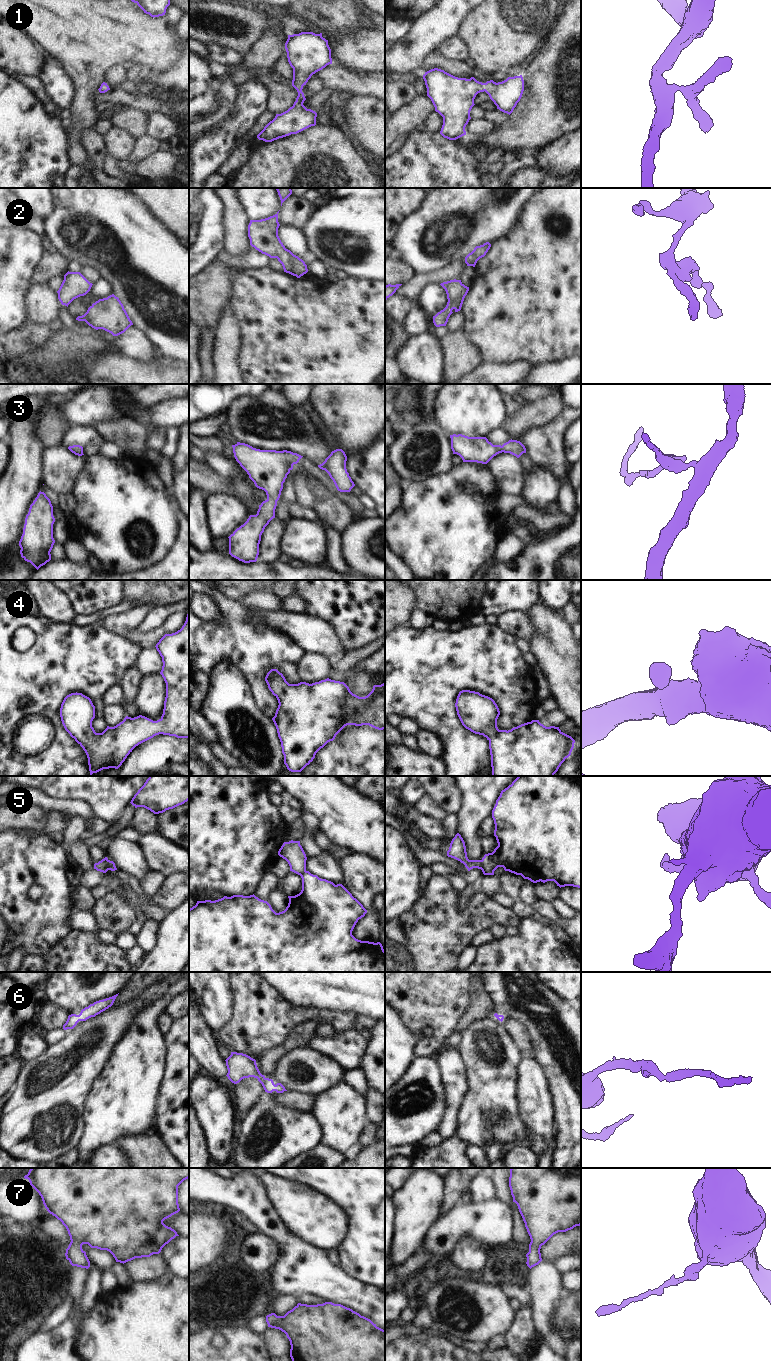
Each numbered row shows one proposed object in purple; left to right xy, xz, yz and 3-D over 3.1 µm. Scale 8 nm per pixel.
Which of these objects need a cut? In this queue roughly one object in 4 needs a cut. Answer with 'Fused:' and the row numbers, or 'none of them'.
Fused: 5

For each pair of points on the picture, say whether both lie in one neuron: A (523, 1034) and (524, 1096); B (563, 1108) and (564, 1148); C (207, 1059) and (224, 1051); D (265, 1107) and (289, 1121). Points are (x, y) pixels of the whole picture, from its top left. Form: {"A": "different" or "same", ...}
{"A": "different", "B": "same", "C": "different", "D": "same"}

